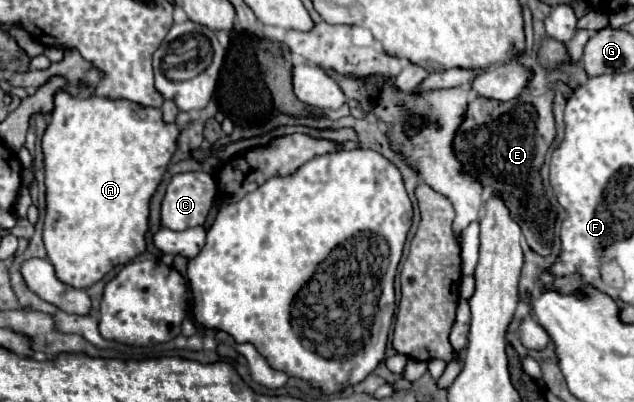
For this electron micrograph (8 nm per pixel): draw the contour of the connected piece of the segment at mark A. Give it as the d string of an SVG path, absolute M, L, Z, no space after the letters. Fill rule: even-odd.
M66 89L56 91L54 109L42 137L48 203L44 219L44 245L48 261L54 265L62 283L88 289L116 265L130 263L146 249L144 235L148 231L148 203L176 149L178 133L180 129L174 123L166 125L162 121L160 109L98 95L78 99L78 93L70 93Z

